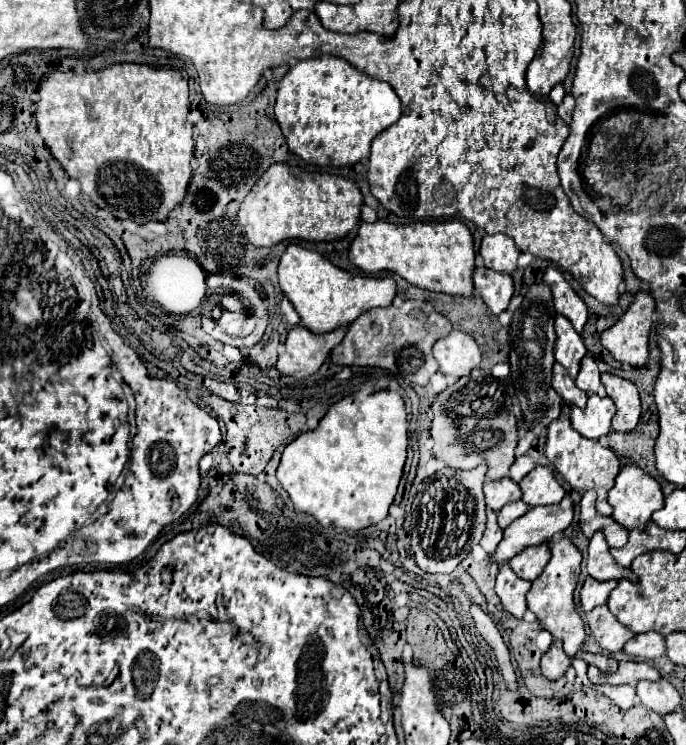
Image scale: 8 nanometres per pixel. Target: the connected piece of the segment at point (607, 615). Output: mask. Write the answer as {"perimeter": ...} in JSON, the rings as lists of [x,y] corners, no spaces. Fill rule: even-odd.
{"perimeter":[[[597,606],[587,612],[585,622],[597,644],[607,652],[619,652],[623,644],[635,636],[629,628],[619,624],[619,620],[609,612],[607,606]]]}

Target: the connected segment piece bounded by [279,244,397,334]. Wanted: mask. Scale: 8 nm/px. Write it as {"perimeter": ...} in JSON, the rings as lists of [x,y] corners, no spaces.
{"perimeter":[[[289,244],[279,260],[279,286],[283,294],[295,306],[301,324],[315,334],[325,334],[339,326],[349,326],[357,316],[375,306],[389,306],[395,298],[395,280],[391,276],[365,276],[351,274],[329,260],[319,252]]]}

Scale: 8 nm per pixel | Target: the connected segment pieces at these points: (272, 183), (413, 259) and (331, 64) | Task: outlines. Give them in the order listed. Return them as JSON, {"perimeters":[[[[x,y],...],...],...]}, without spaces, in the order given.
{"perimeters":[[[[273,164],[251,188],[237,212],[245,236],[255,246],[275,246],[283,240],[299,238],[311,242],[343,238],[359,224],[363,196],[355,182],[321,172],[309,172],[299,166]]],[[[361,220],[359,232],[349,246],[349,260],[367,274],[389,270],[405,278],[409,284],[425,290],[463,296],[471,296],[475,292],[471,282],[471,274],[475,268],[473,238],[467,226],[459,220],[411,224],[391,224],[387,220]]],[[[317,56],[299,60],[279,82],[275,118],[287,138],[287,146],[309,164],[355,164],[369,156],[373,138],[401,116],[401,100],[395,90],[351,66],[345,58]]]]}

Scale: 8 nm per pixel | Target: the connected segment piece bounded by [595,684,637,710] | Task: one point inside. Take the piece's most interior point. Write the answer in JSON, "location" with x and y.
{"location":[624,696]}

